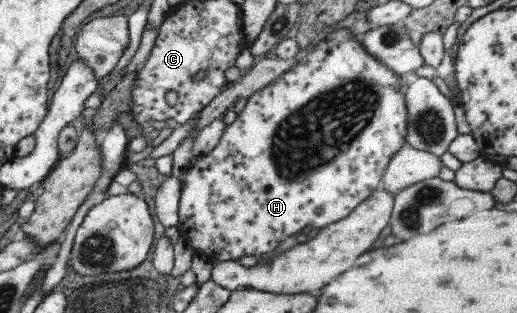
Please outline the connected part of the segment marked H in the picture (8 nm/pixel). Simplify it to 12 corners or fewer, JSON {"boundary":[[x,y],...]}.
{"boundary":[[347,28],[254,92],[181,179],[210,263],[381,187],[399,76]]}

